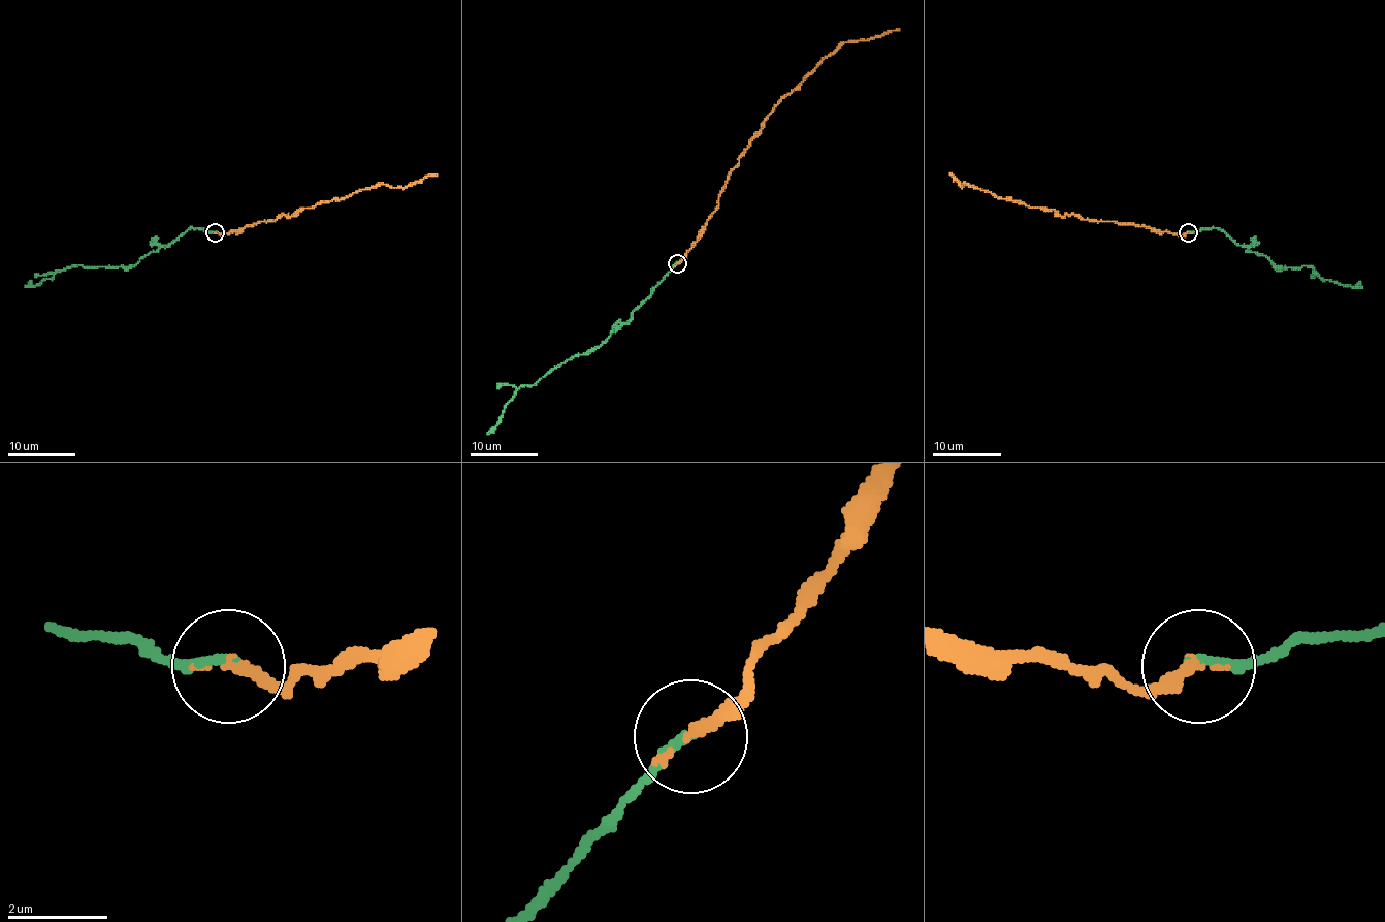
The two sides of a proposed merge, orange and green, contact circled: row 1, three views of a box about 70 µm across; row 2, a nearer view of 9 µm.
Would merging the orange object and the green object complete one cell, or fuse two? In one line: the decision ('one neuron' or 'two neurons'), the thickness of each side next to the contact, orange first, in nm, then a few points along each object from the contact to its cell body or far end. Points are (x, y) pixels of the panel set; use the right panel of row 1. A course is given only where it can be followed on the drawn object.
one neuron; 260 nm thick on the orange side, 190 nm on the other; orange runs (1189, 233), (1081, 219), (1073, 214), (1060, 216), (1053, 209), (1029, 208), (963, 183), (962, 187), (949, 172); green runs (1189, 231), (1220, 228), (1238, 245), (1264, 255), (1275, 265), (1309, 265), (1324, 280), (1362, 288)

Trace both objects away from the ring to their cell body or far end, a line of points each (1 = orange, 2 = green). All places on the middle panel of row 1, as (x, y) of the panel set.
1: (678, 263), (718, 204), (718, 194), (729, 172), (774, 106), (845, 42), (869, 40), (899, 29)
2: (678, 263), (597, 348), (572, 356), (533, 385), (521, 386), (487, 434)

